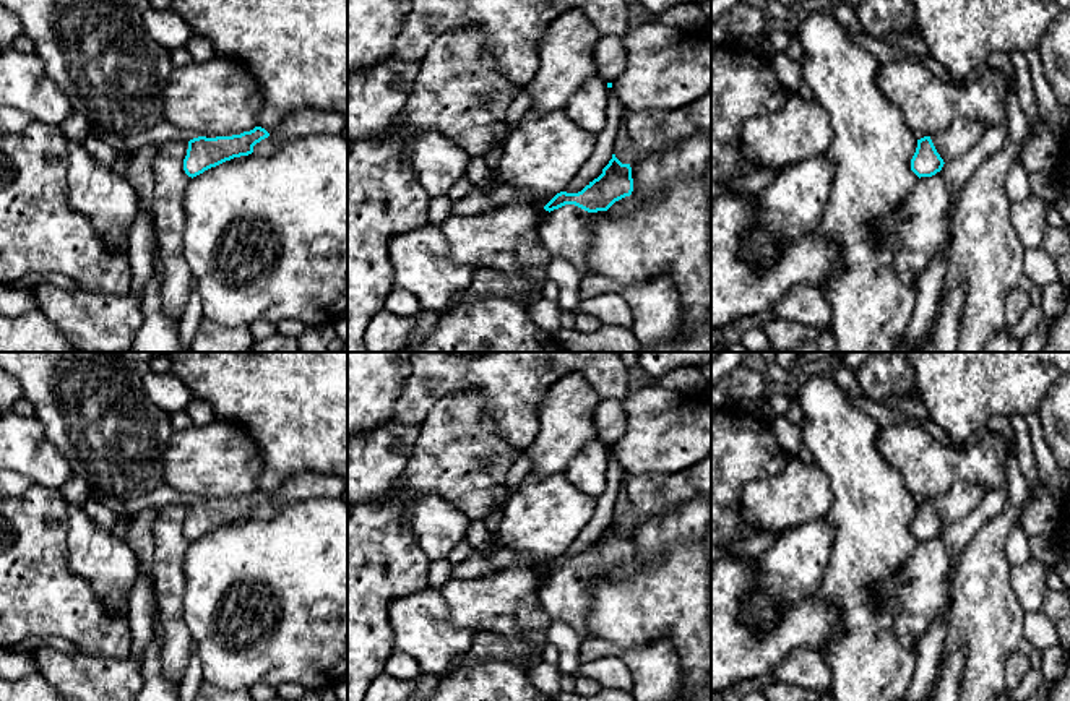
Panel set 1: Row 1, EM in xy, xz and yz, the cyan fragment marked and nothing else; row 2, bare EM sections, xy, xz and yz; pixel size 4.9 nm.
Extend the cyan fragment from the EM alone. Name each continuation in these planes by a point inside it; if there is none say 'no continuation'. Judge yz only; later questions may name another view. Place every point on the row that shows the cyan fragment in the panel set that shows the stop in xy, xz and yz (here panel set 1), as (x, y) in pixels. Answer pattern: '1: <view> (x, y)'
1: yz (963, 133)

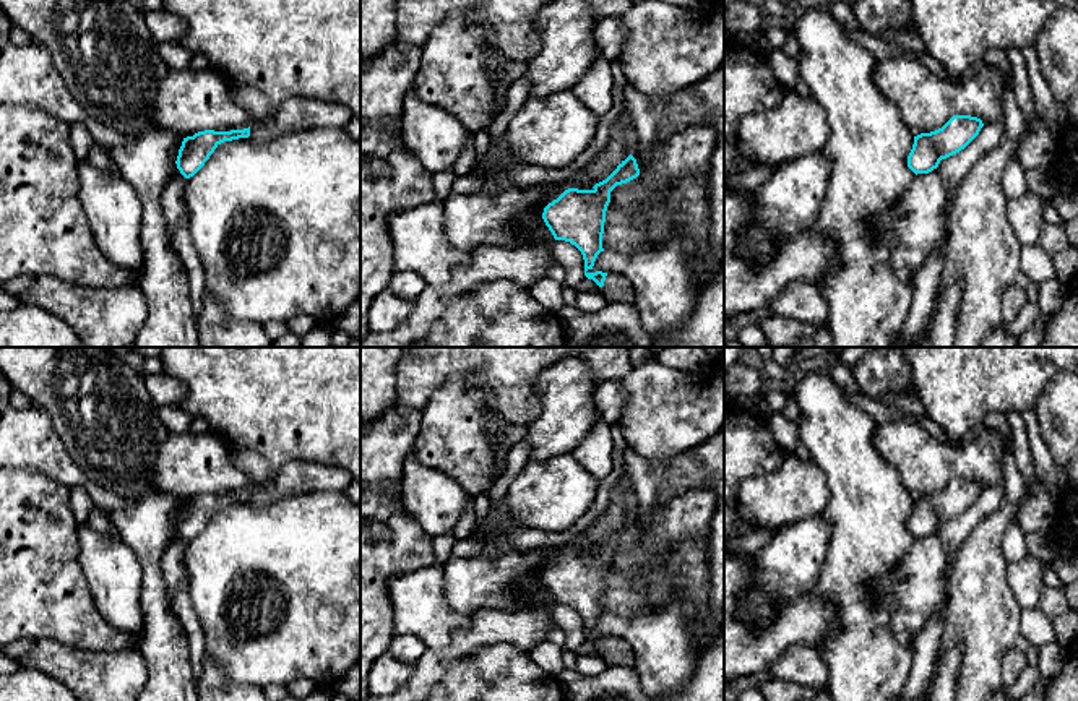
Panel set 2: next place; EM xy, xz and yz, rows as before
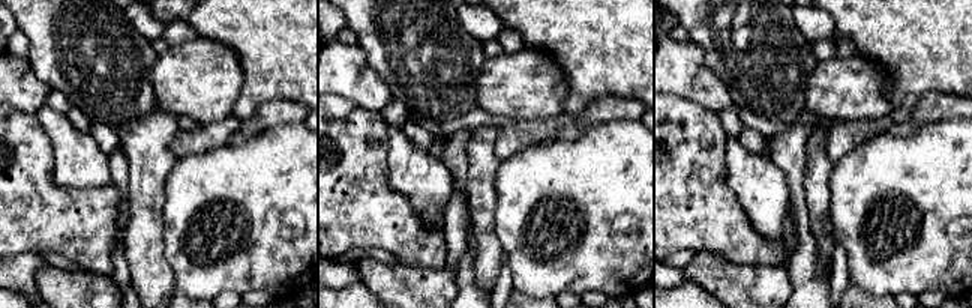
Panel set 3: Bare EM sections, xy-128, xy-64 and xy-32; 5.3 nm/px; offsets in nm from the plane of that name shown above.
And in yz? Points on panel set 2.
no continuation

